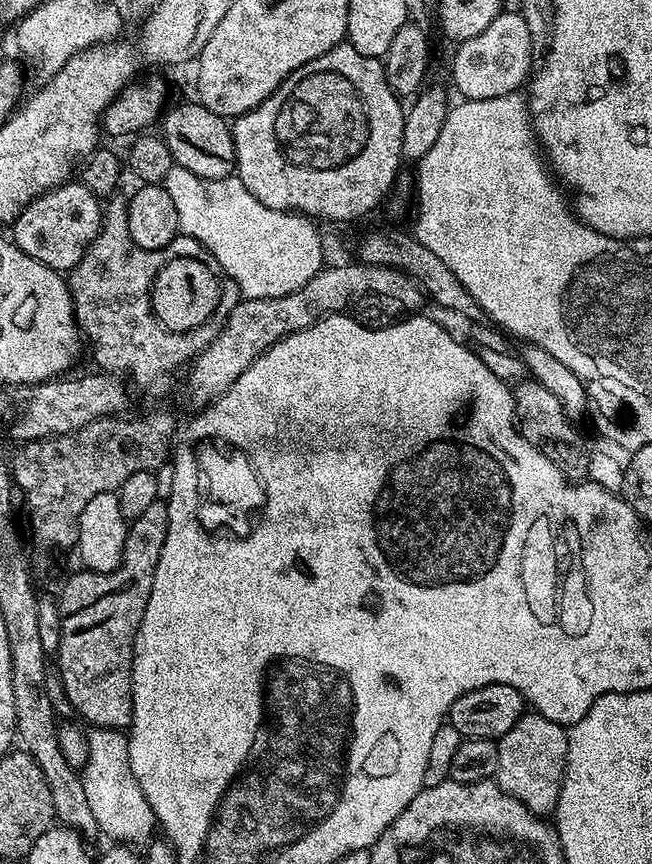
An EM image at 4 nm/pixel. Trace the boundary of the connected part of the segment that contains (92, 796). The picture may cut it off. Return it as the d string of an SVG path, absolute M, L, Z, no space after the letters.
M96 728L87 733L89 756L88 763L82 768L82 776L85 786L86 799L90 804L90 810L97 820L99 831L105 836L113 836L113 841L119 842L124 846L143 845L153 839L157 831L158 821L146 794L142 792L142 786L137 782L132 767L128 761L128 737L123 731L114 728Z

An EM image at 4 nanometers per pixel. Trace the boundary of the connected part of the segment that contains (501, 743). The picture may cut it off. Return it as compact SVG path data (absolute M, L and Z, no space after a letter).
M525 714L505 736L500 737L495 750L494 780L502 791L520 800L541 818L547 817L547 812L548 815L555 813L564 772L568 769L568 734L565 725L550 722L550 718L539 714Z

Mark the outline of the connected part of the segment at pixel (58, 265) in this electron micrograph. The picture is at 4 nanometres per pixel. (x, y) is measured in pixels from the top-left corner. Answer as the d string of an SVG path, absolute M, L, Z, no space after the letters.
M69 182L42 194L11 225L10 239L30 258L64 274L75 268L100 232L102 204L83 182Z

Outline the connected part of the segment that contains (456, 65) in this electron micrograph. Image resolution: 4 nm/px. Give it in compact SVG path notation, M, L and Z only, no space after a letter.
M501 11L500 16L494 18L494 22L486 26L486 30L482 30L482 34L474 34L474 38L459 41L457 48L460 49L452 56L452 84L461 92L464 100L509 96L521 87L519 84L524 79L524 83L529 79L534 68L530 31L526 28L526 22L519 11Z

